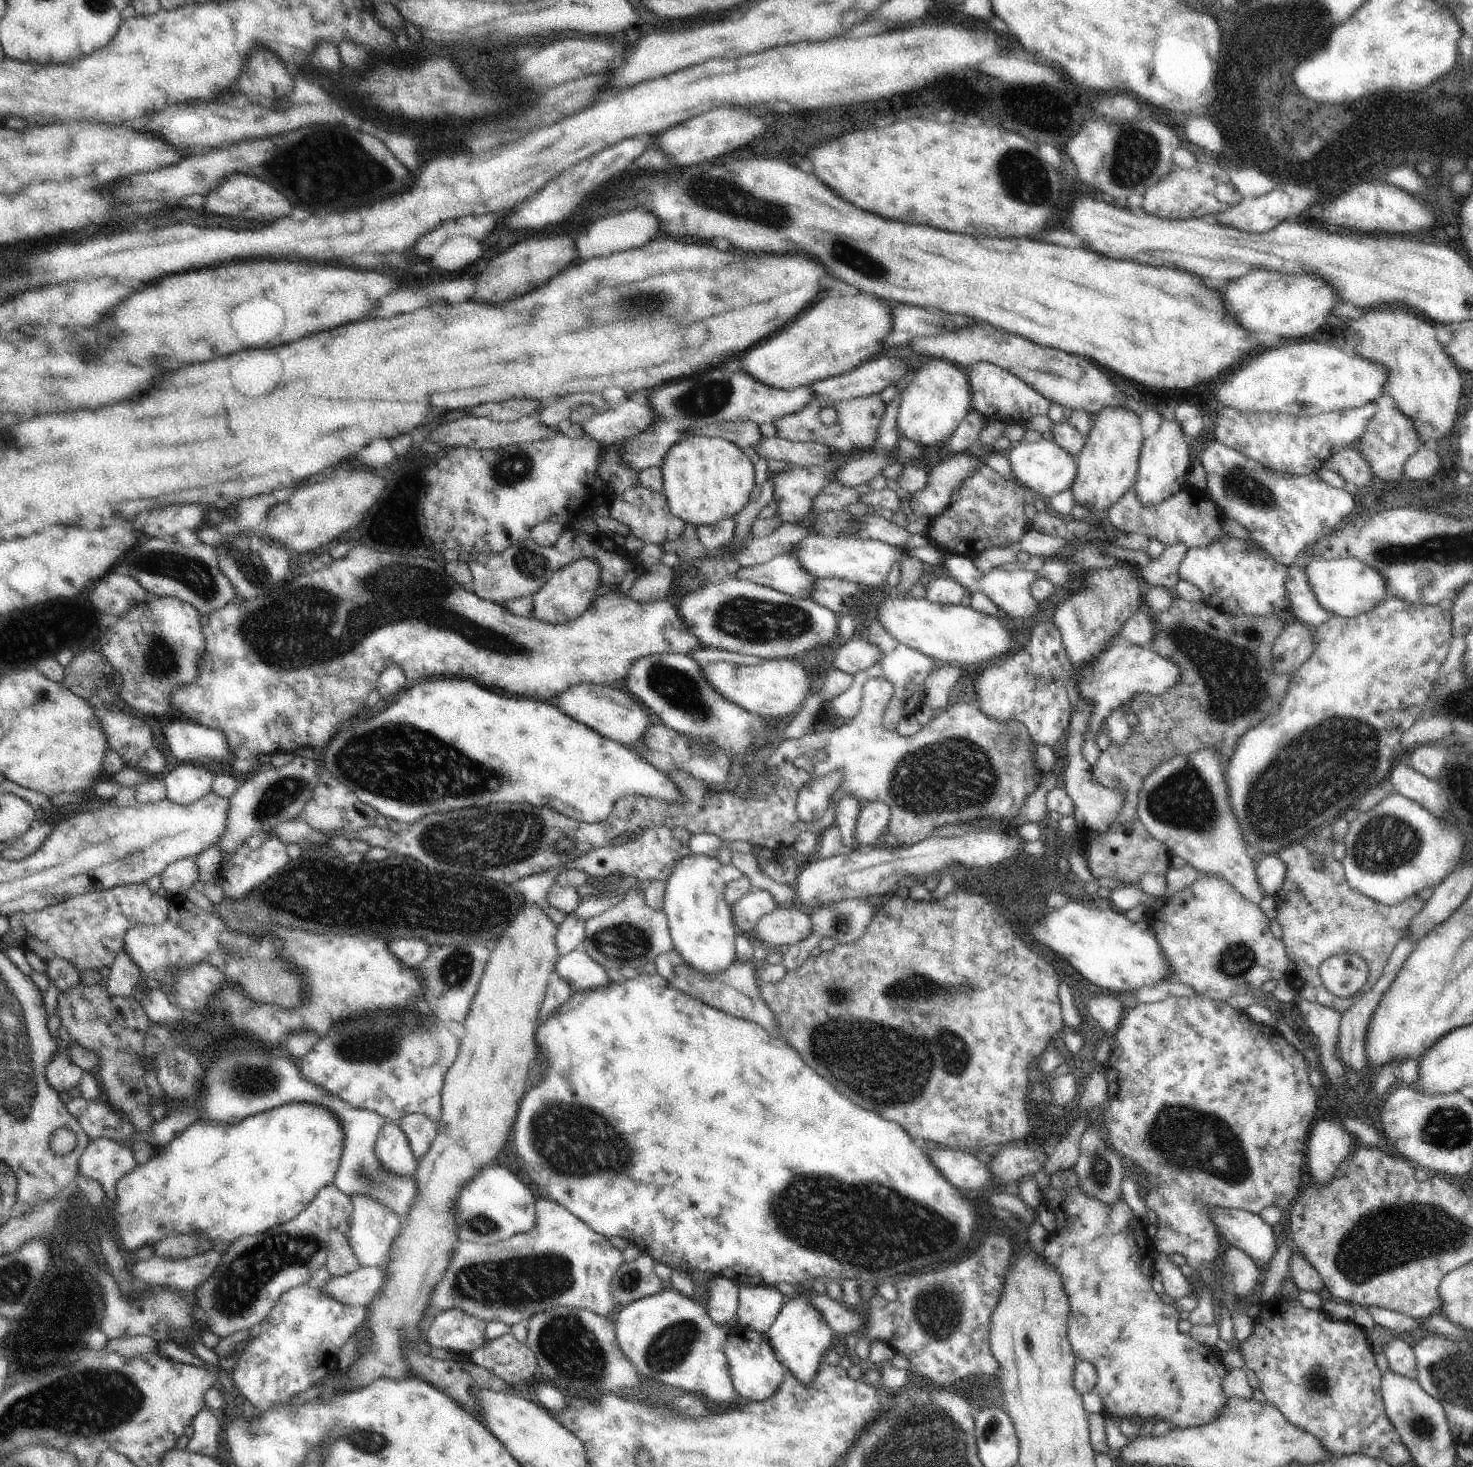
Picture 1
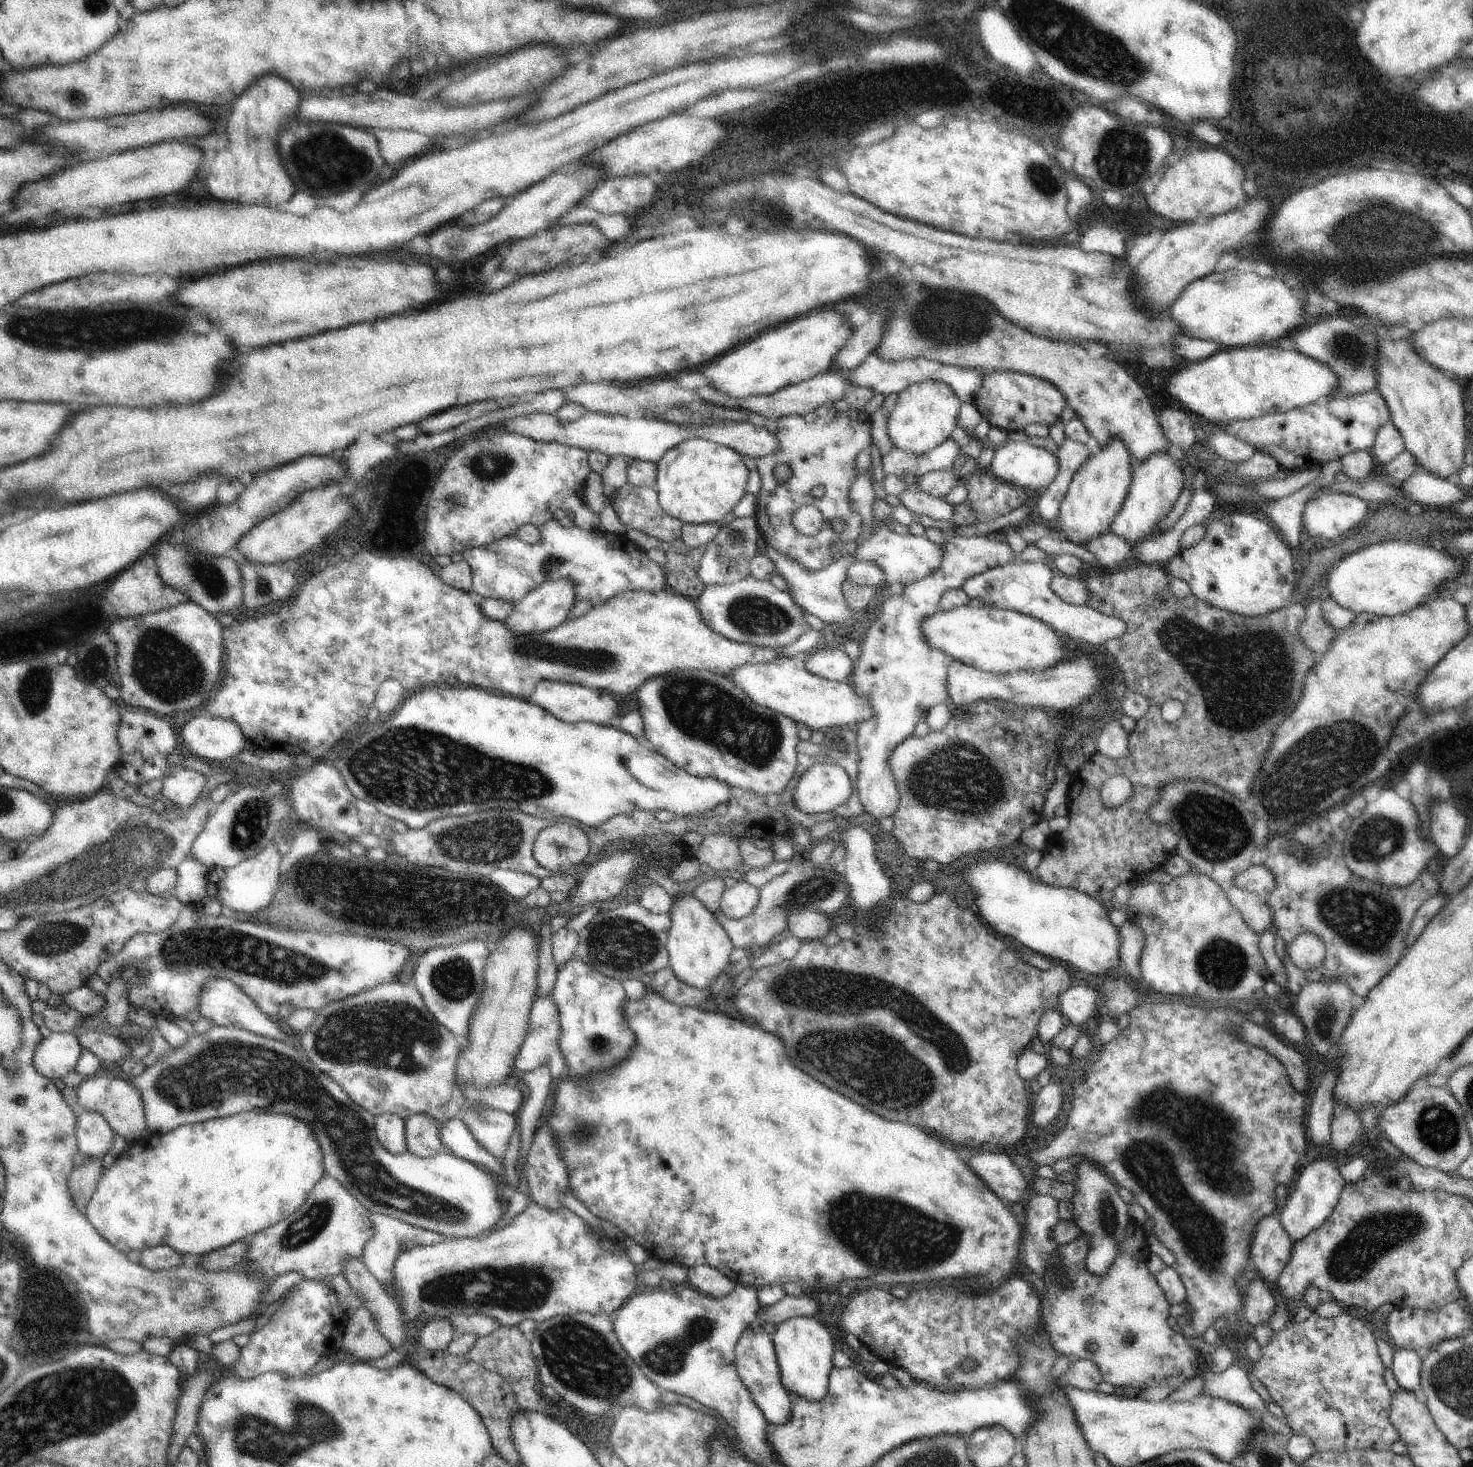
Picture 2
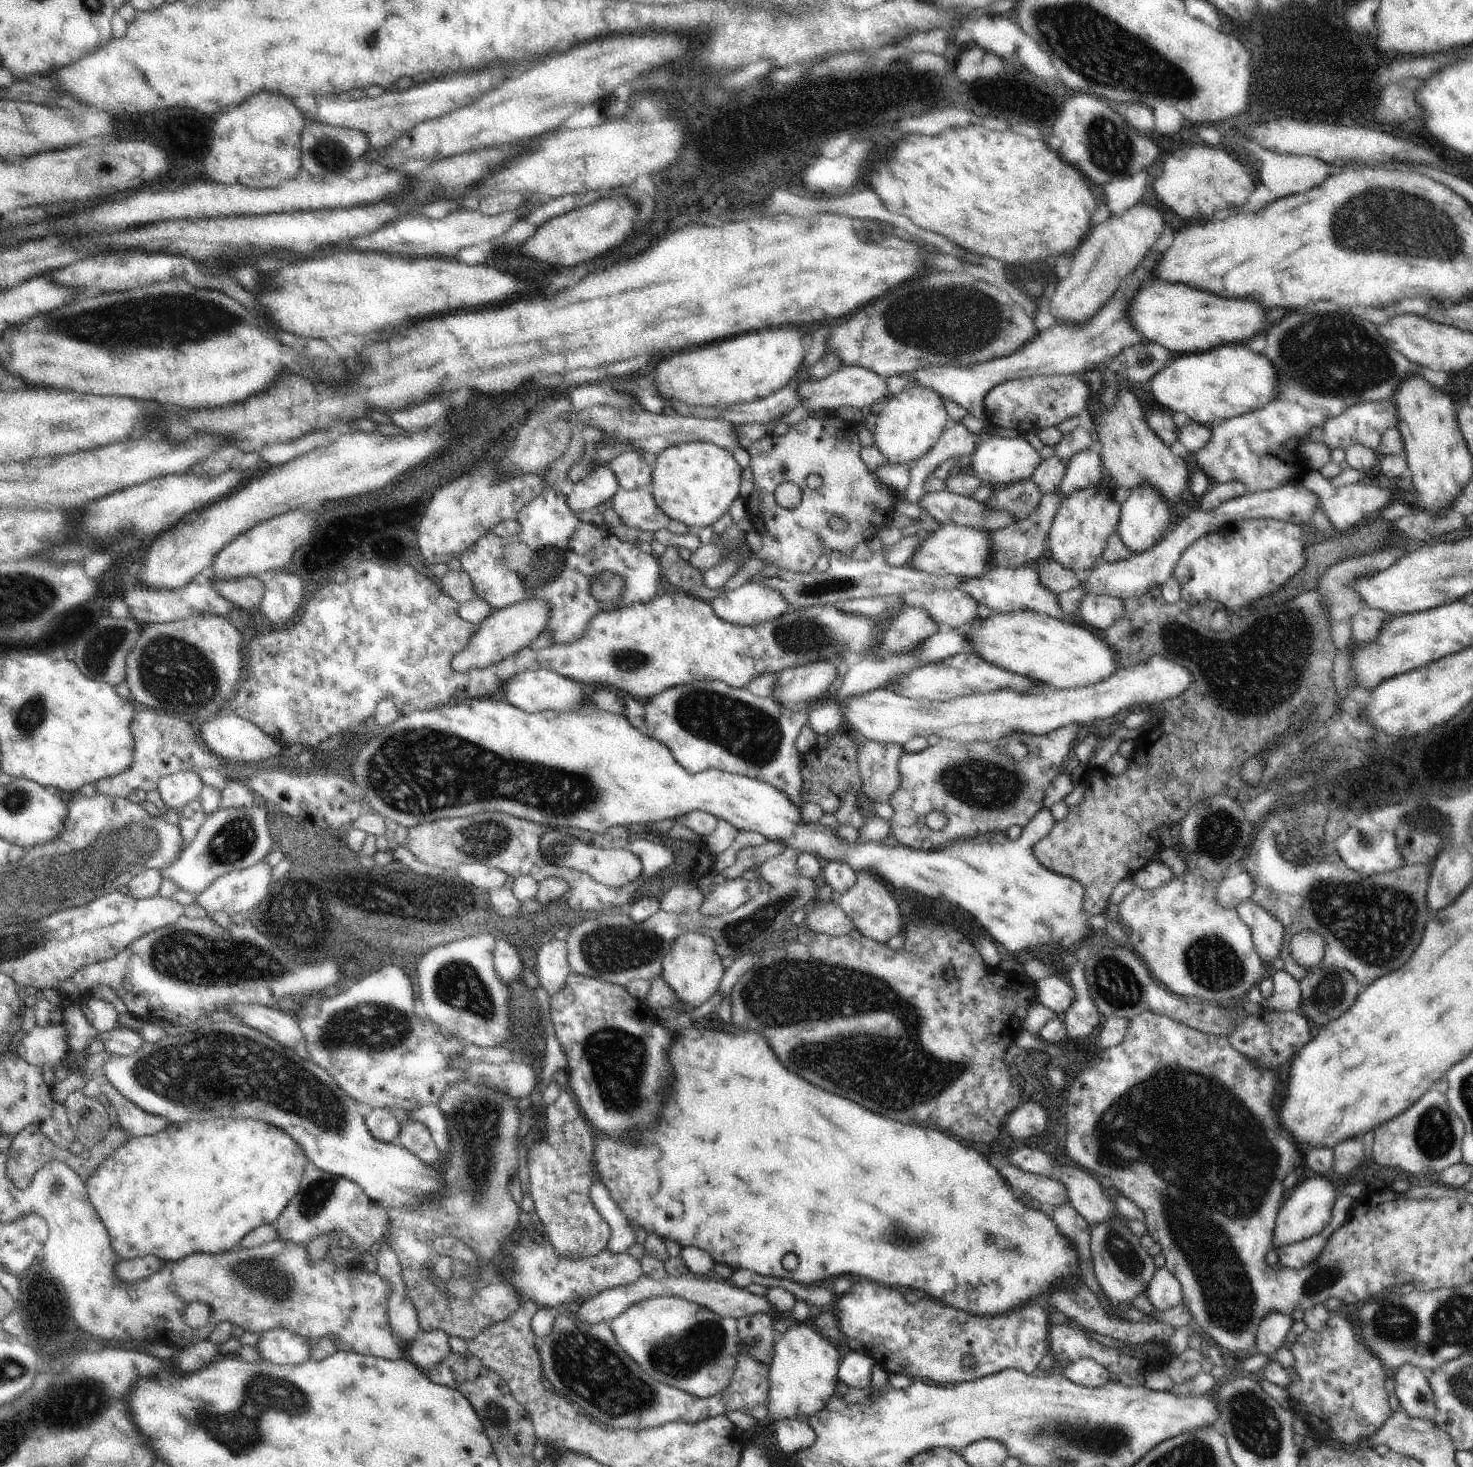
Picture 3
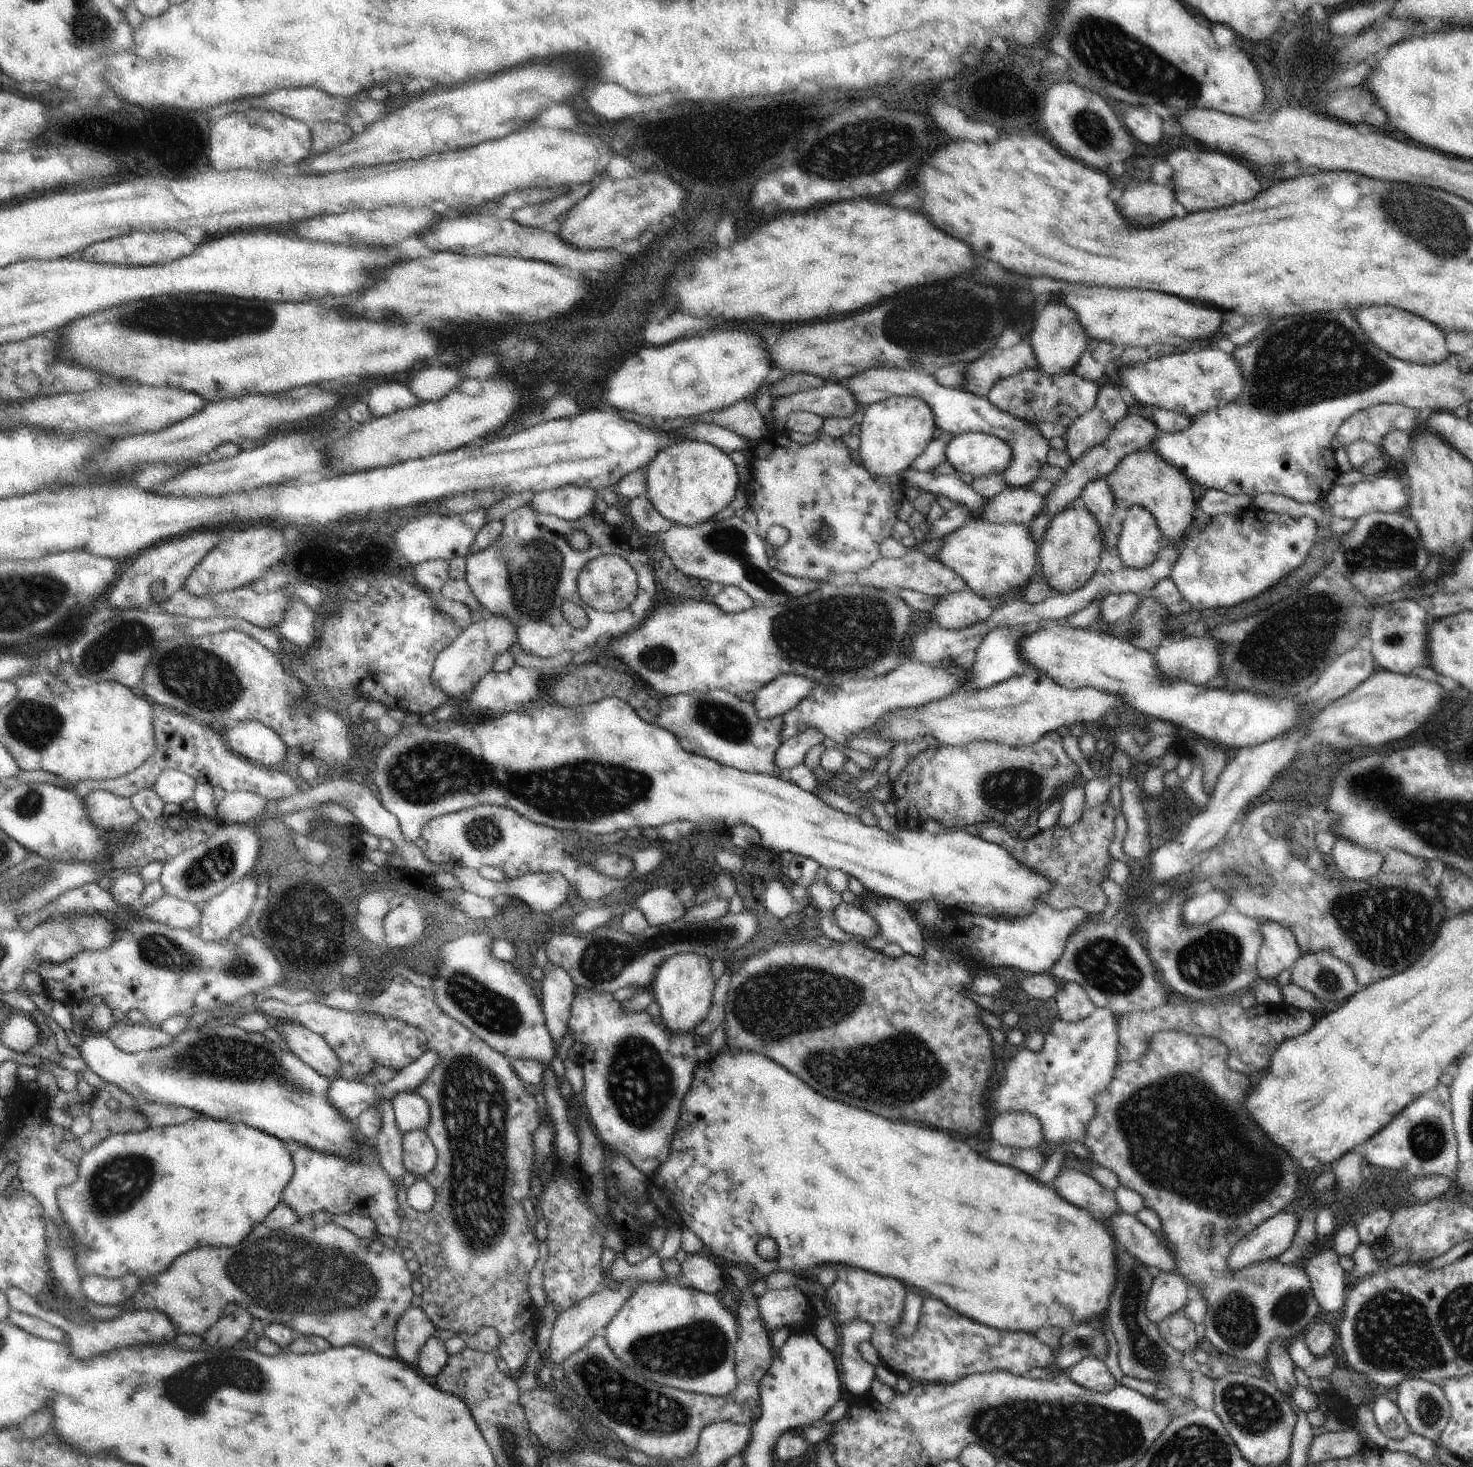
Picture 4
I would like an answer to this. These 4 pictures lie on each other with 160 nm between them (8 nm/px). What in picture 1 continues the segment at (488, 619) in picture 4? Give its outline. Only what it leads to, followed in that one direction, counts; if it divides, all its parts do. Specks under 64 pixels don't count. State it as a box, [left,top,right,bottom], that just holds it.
[533,558,601,623]

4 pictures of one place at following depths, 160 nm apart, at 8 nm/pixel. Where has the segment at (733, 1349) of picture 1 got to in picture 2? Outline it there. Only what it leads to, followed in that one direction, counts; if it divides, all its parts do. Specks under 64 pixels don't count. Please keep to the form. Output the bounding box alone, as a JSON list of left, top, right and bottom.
[735,1319,791,1423]

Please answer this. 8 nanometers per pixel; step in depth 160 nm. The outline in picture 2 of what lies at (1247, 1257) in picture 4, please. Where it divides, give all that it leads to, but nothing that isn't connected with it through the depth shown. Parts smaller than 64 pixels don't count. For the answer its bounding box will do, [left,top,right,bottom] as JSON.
[1276,1158,1347,1242]

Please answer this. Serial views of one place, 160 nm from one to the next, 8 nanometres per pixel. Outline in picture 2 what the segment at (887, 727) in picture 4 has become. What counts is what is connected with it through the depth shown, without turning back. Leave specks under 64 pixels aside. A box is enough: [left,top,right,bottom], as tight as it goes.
[728,657,874,732]

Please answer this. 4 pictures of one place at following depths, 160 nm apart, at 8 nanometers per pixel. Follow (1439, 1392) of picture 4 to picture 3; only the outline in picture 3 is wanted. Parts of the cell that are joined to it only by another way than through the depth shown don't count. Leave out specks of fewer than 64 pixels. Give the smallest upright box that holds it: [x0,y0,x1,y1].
[1393,1362,1437,1423]

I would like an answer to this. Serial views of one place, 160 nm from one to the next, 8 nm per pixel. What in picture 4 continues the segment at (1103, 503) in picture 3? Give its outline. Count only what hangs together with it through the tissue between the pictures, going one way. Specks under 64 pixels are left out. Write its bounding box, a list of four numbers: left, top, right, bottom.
[1040,502,1104,593]

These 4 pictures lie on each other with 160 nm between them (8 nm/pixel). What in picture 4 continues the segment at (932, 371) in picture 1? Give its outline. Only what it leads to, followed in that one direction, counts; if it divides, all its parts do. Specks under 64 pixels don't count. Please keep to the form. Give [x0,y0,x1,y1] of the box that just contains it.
[859,396,937,477]

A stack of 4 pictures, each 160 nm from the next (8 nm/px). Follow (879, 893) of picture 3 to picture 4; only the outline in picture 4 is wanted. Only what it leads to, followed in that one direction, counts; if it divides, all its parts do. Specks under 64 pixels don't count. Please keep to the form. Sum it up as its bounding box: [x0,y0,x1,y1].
[840,889,923,955]

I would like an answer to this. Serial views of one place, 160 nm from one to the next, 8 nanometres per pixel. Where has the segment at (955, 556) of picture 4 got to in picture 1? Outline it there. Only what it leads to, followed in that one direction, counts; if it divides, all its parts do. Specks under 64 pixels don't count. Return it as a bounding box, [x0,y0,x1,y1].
[788,530,906,589]

